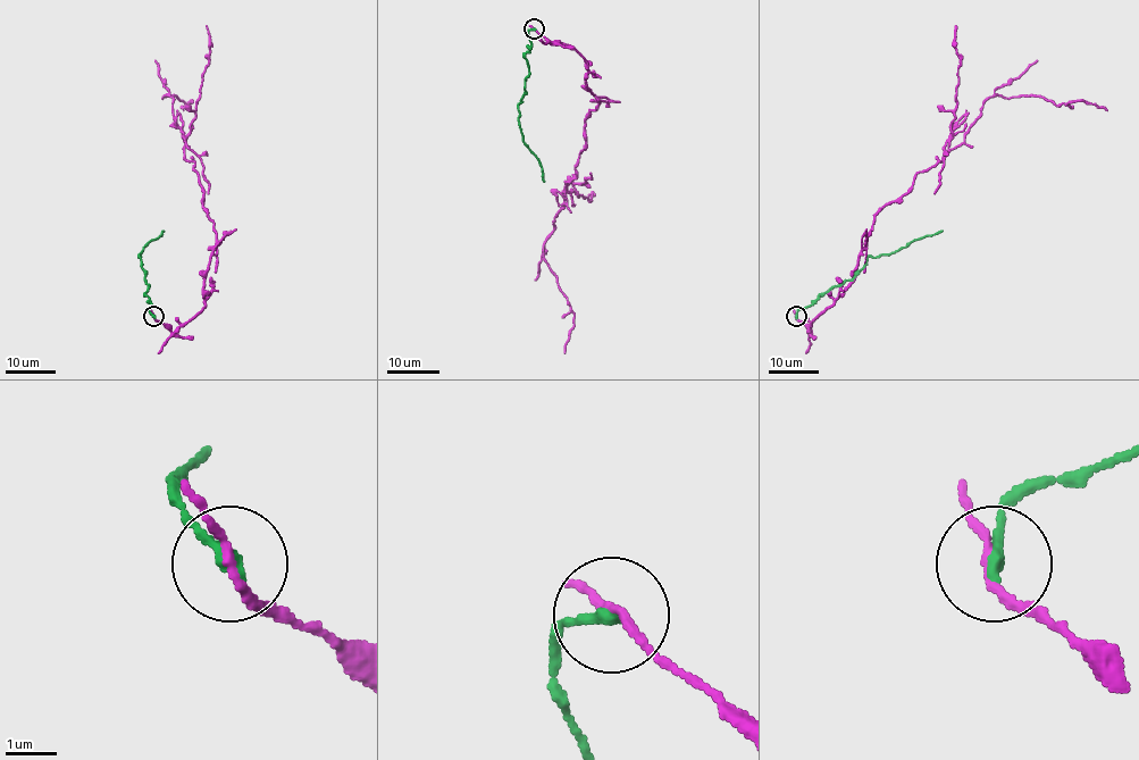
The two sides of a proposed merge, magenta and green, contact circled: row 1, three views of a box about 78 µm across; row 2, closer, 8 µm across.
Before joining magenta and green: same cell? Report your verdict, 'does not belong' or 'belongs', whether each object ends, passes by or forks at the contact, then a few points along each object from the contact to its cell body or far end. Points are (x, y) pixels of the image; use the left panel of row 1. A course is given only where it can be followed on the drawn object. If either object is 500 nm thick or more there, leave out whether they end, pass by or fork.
does not belong | magenta passes by | green ends | magenta via (153, 317), (175, 333), (204, 307), (204, 272), (216, 244), (173, 99), (162, 97), (191, 101), (183, 110) | green via (153, 317), (148, 308), (151, 306), (145, 294), (149, 286), (139, 255), (164, 231)

